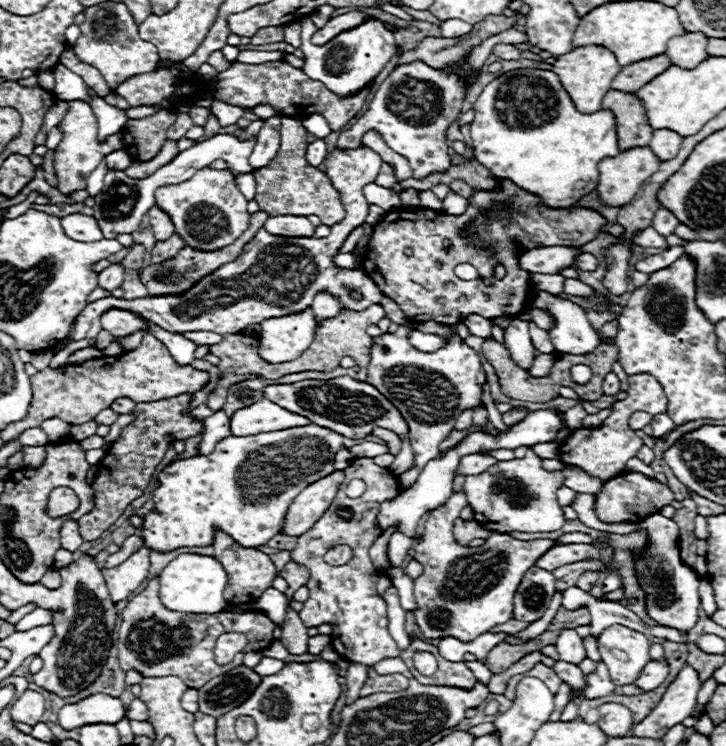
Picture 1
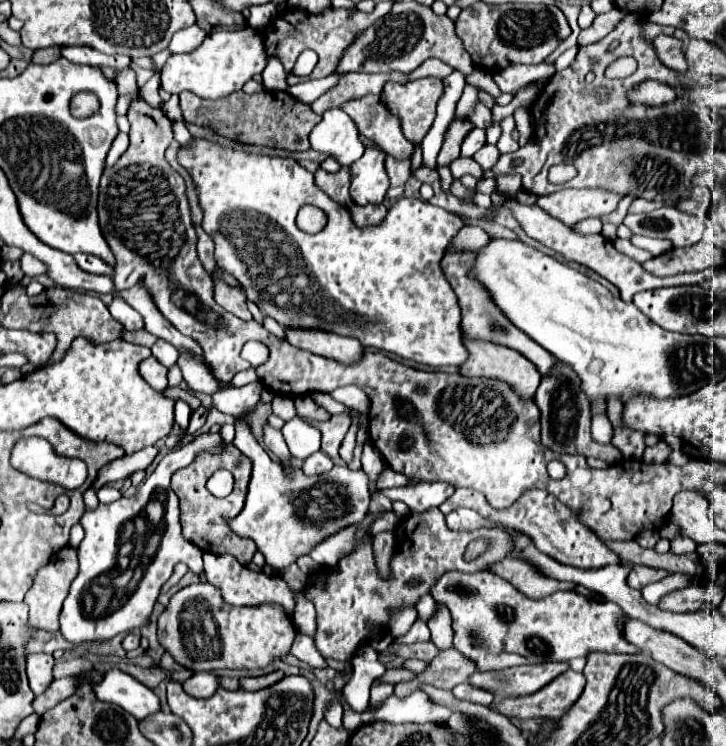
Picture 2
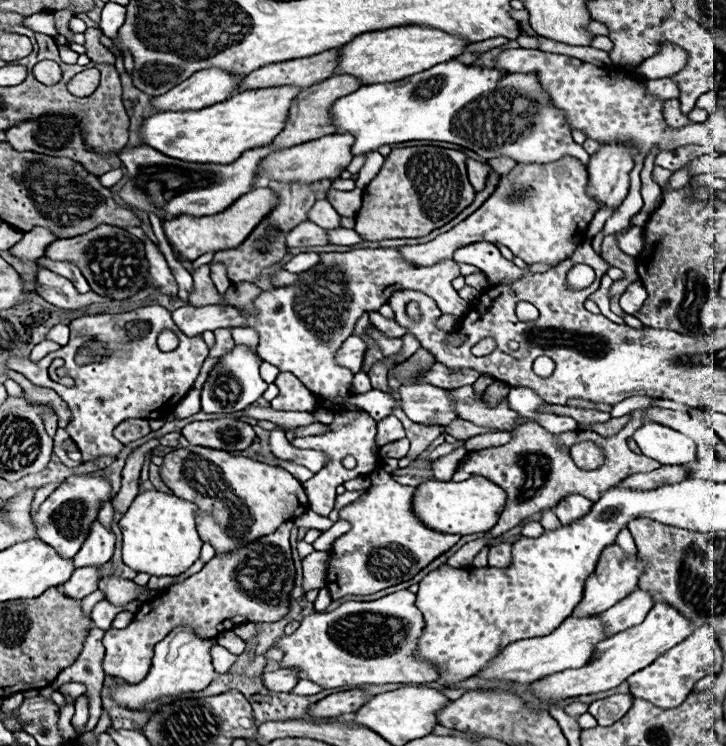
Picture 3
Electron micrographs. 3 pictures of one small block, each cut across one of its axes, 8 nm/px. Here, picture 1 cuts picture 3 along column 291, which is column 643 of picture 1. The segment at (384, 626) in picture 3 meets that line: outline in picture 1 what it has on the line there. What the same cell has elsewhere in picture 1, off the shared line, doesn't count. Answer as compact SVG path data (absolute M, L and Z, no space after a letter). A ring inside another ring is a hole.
M614 624L598 636L602 662L608 666L610 678L616 686L632 684L640 676L650 660L648 648L650 640L644 634L622 624Z

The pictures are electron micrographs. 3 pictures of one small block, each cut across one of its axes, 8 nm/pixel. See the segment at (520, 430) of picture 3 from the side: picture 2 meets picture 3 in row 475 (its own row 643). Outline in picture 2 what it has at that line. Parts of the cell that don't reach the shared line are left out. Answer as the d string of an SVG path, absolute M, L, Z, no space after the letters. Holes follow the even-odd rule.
M446 572L432 588L432 598L444 604L452 614L454 628L454 648L470 658L478 670L500 670L518 664L540 664L540 662L568 662L576 656L586 656L588 650L602 650L614 654L642 654L640 648L628 644L624 640L624 612L620 612L618 604L610 600L586 598L578 592L554 592L542 600L532 600L524 596L520 590L512 588L508 580L494 576L492 572L478 574L462 574L462 572Z

